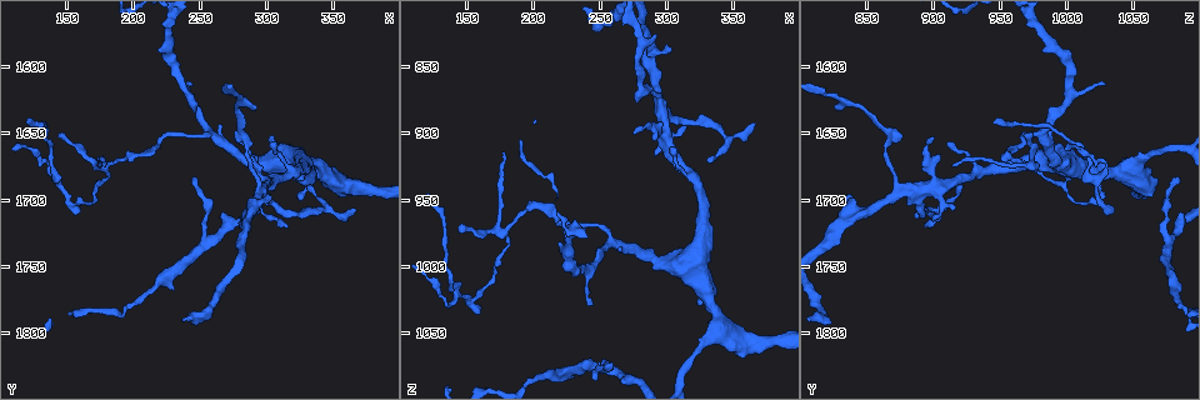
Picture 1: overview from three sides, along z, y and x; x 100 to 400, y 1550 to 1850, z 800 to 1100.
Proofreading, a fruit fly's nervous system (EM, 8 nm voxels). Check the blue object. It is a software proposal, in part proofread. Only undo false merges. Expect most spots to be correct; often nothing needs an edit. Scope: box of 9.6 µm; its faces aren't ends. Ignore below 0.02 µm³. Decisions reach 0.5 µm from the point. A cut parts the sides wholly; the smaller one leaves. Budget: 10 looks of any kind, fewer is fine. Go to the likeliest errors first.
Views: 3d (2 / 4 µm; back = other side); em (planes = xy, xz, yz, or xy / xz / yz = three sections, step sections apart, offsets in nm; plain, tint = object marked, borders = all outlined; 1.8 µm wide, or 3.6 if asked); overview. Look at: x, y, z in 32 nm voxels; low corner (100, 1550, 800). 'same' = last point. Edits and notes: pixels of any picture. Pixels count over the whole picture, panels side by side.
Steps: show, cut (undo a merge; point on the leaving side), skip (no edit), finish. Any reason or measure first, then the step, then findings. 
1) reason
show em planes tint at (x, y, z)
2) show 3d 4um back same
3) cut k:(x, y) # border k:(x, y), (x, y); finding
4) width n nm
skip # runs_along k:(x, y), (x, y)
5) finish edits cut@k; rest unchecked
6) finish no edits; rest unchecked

show 3d 2um at (296, 1696, 876)

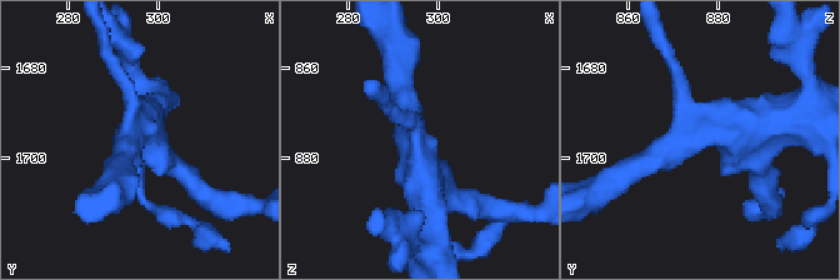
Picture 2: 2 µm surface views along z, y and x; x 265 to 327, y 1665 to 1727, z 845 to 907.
arms 4; shape alone is not enough
show em 3.6um planes tint at (295, 1695, 874)

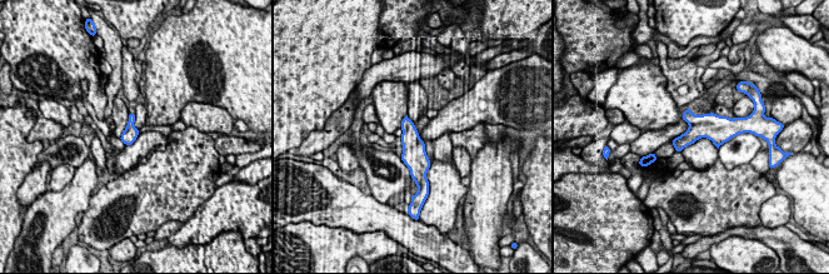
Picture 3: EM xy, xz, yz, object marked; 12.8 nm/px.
skip # one cell here

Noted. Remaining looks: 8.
abrupt turn
show em yz step 8 tint at (344, 1708, 904)

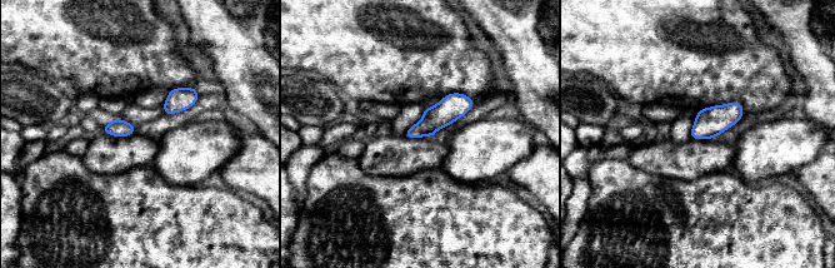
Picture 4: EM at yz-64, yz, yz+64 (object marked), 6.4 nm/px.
cut it another way
show em planes tint same

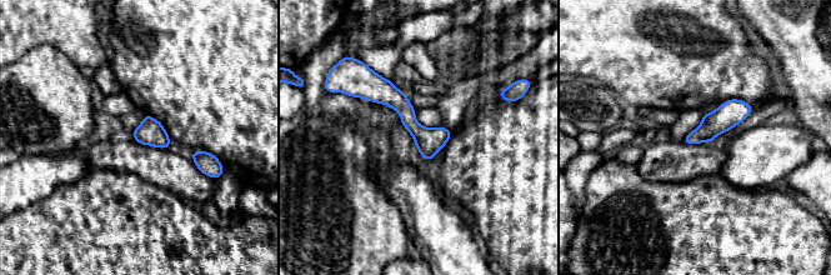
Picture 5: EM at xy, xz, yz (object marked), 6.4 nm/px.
width 150 nm
skip # runs_along 5:(371, 80), (429, 156); all the same cell

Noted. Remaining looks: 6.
abrupt turn
show 3d 2um back at (158, 1702, 1024)

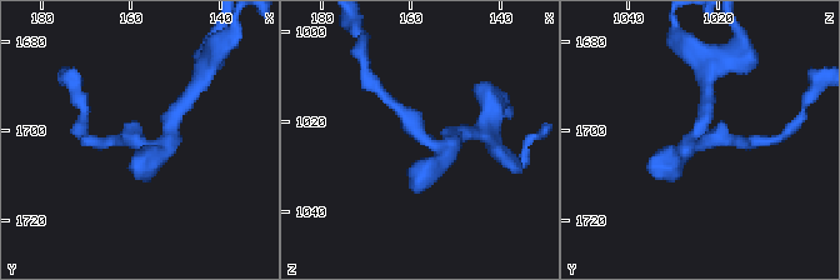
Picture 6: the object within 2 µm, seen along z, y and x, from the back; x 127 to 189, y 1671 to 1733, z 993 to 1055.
shape alone is not enough
show em 3.6um planes tint at (158, 1703, 1023)

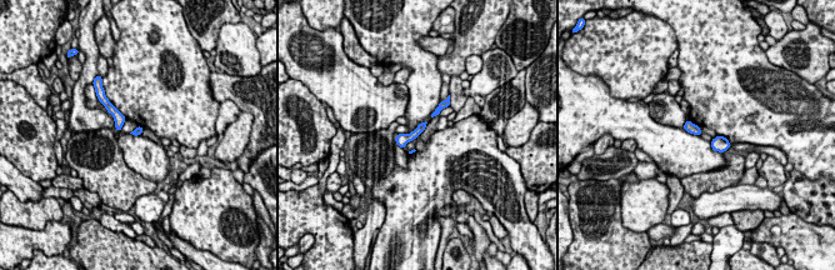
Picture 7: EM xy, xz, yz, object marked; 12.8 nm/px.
skip # one cell here

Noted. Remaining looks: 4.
thick turns thin
show em xy step 4 tint at (326, 1674, 964)

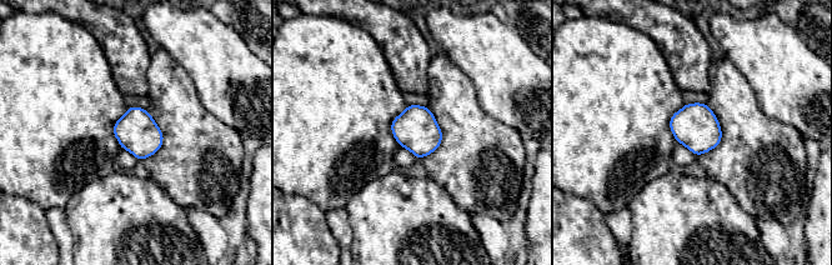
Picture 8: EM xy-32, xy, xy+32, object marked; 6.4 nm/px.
show em planes tint same

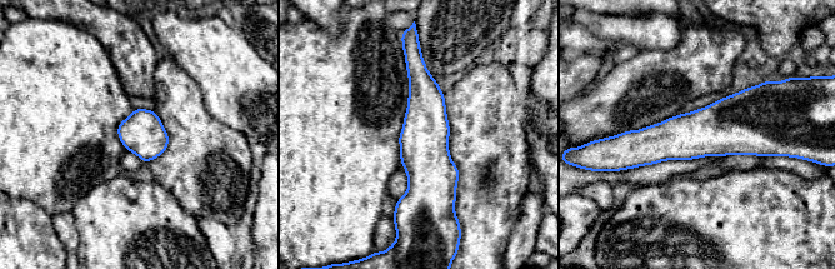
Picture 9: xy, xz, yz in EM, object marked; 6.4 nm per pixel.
skip # runs_along 9:(413, 63), (425, 96), (425, 213); all the same cell

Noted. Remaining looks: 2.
finish no edits; rest unchecked

